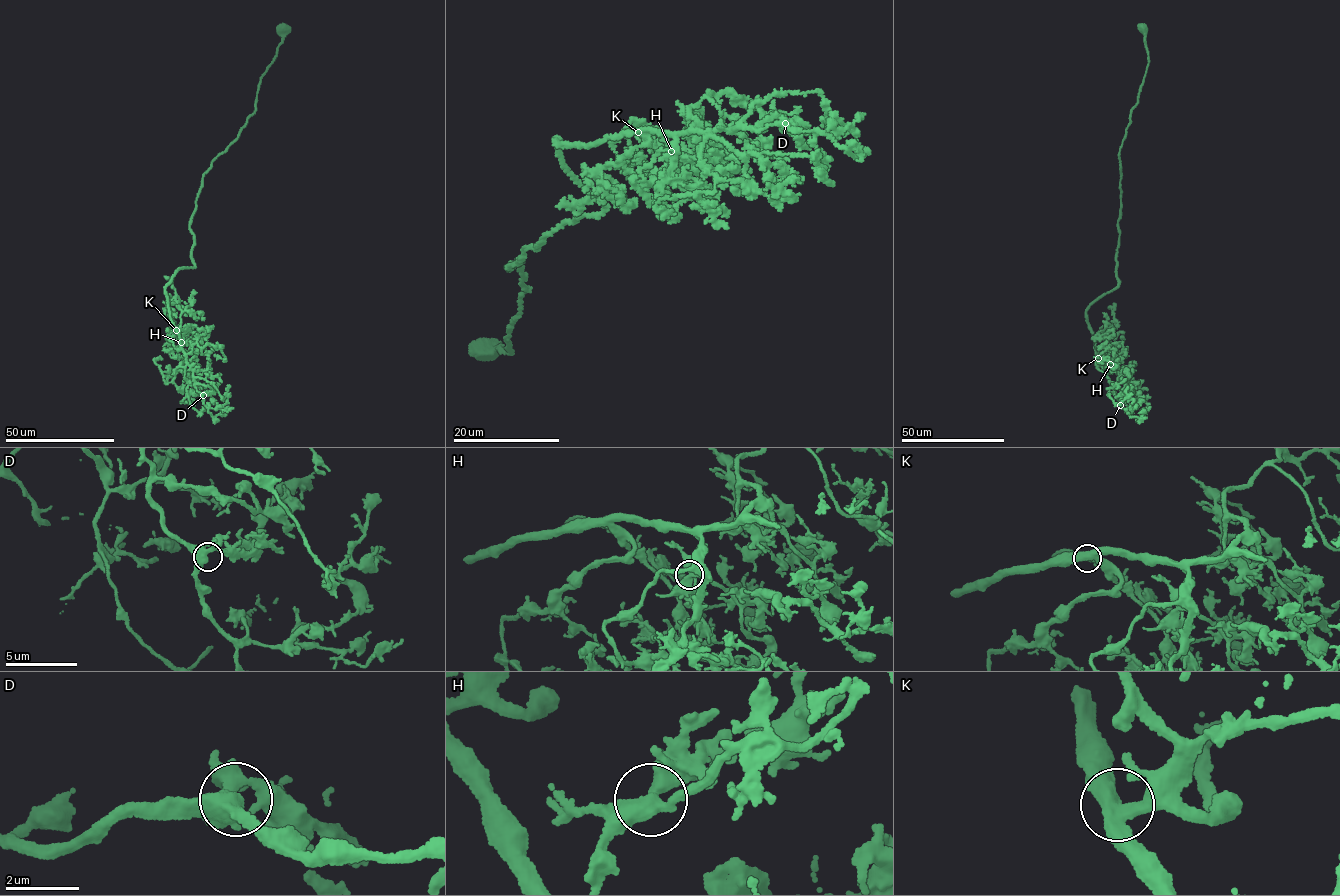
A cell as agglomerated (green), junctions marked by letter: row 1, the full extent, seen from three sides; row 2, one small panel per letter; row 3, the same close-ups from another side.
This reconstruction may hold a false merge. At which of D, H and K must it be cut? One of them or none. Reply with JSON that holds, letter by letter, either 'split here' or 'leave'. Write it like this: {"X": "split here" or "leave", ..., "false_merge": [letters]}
{"D": "leave", "H": "leave", "K": "leave", "false_merge": []}

